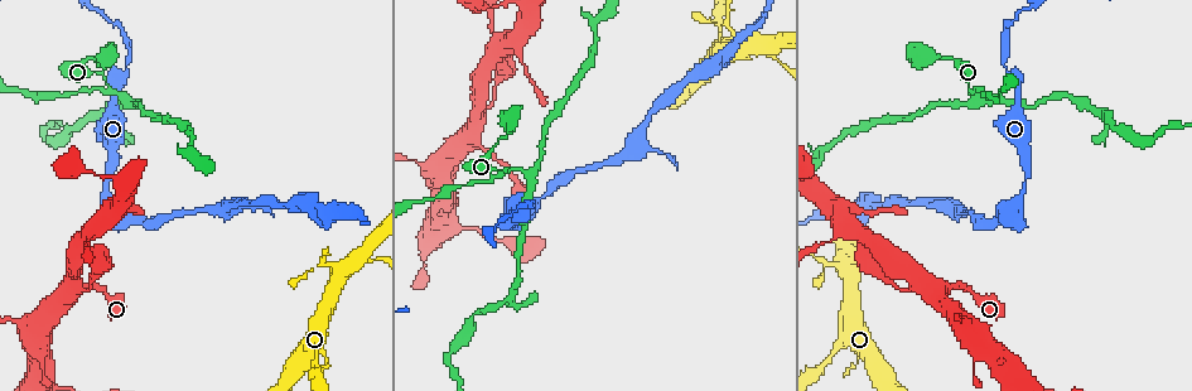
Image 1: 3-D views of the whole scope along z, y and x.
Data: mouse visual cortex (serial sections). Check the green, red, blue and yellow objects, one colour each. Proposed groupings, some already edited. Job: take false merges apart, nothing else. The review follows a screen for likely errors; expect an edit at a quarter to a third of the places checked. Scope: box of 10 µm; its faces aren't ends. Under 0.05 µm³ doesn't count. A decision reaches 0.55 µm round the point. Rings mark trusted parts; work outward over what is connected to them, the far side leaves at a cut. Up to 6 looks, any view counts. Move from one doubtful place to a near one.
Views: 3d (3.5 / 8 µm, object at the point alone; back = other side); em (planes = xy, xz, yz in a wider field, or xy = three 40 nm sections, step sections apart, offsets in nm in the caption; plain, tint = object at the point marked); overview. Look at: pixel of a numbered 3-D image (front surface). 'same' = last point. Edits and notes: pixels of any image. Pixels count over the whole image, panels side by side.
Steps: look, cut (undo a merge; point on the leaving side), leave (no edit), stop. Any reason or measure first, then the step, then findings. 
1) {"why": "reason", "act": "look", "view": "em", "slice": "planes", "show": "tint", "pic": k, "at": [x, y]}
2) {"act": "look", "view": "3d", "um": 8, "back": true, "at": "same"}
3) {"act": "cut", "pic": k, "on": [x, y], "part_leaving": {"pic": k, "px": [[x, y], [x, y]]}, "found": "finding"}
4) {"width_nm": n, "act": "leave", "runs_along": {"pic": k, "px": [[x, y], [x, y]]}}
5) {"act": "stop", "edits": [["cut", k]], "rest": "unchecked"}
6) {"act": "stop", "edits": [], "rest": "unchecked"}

{"why": "sudden change in width", "act": "look", "view": "3d", "um": 3.5, "pic": 1, "at": [343, 268]}

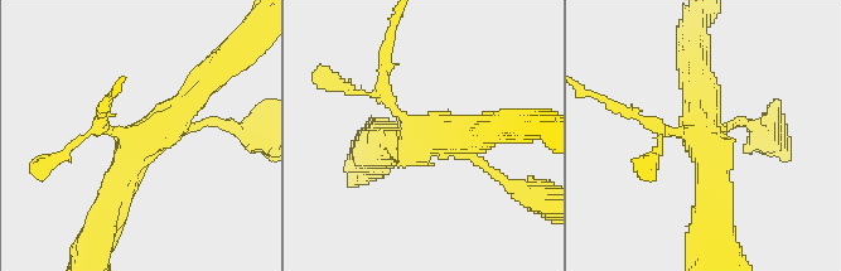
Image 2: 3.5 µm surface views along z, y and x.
{"arms": 4, "arm_widths_nm": [150, 150, 350, 400], "why": "need the tissue", "act": "look", "view": "em", "slice": "xy", "step": 1, "show": "tint", "pic": 2, "at": [143, 144]}

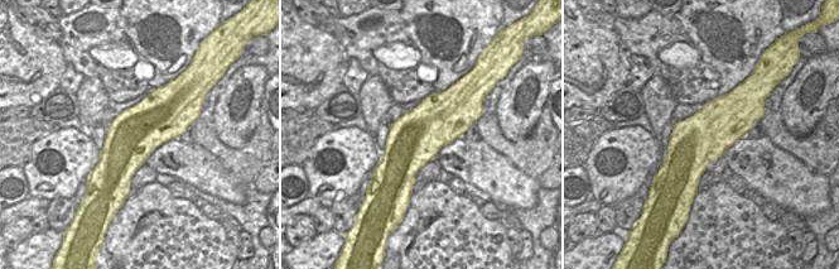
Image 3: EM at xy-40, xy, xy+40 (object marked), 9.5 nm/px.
{"act": "look", "view": "em", "slice": "xy", "step": 2, "show": "tint", "at": "same"}

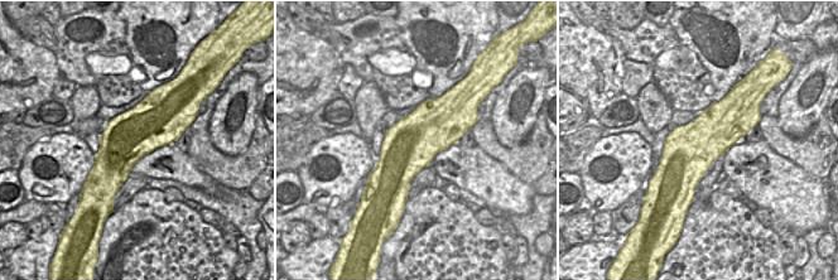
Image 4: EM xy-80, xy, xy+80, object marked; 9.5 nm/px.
{"act": "leave", "runs_along": {"pic": 2, "px": [[105, 217], [129, 158], [206, 81]]}, "found": "one cell here"}

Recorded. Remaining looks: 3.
{"why": "thin neck", "act": "look", "view": "3d", "um": 8, "pic": 1, "at": [124, 98]}

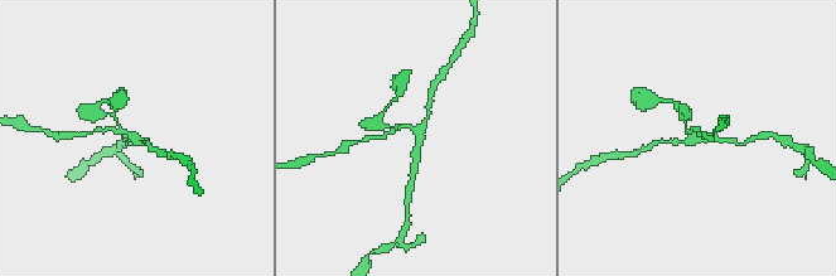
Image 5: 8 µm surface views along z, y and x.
{"arms": 3, "arm_widths_nm": [100, 200, 200], "act": "look", "view": "em", "slice": "planes", "show": "tint", "at": "same"}

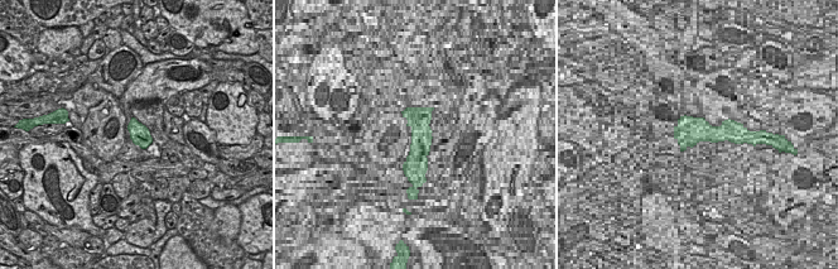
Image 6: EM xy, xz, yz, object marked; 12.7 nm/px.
{"act": "cut", "pic": 5, "on": [98, 129], "found": "two cells meet here"}

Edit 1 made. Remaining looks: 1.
{"act": "stop", "edits": [["cut", 5]], "rest": "unchecked"}

